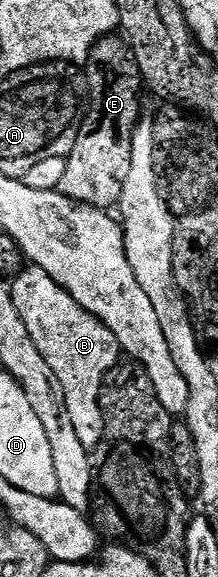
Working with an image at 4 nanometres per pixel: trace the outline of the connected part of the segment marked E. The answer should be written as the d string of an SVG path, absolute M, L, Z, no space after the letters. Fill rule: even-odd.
M120 35L102 36L83 65L89 88L87 111L79 138L66 159L59 191L92 208L109 210L120 205L123 186L131 170L133 132L142 119L143 81L128 43ZM138 119L138 120L137 120Z

